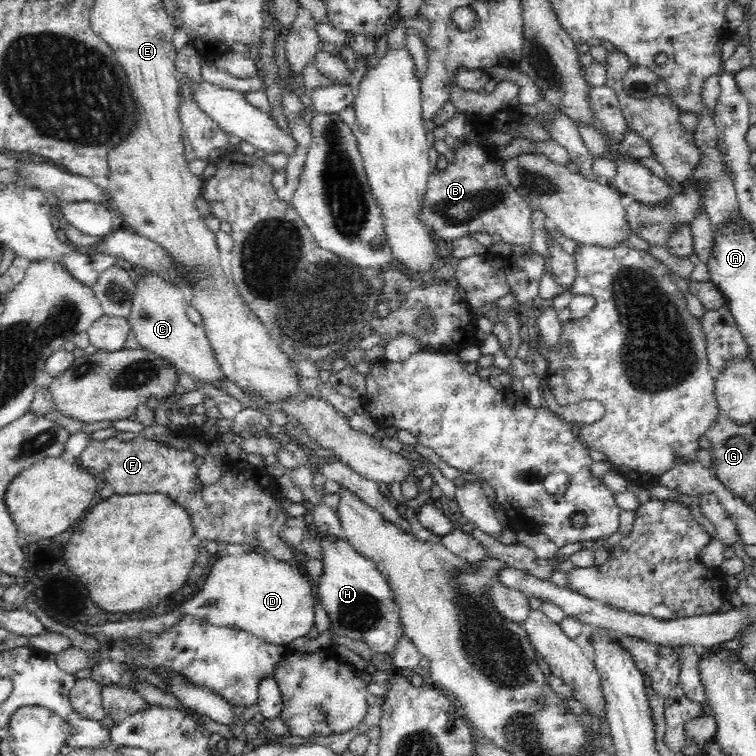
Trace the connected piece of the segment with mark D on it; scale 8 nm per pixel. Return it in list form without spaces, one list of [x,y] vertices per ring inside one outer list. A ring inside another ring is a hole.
[[[254,550],[238,556],[222,551],[216,553],[216,562],[200,592],[174,612],[190,613],[208,624],[236,627],[269,643],[287,646],[306,636],[315,624],[315,599],[308,576],[286,561]]]

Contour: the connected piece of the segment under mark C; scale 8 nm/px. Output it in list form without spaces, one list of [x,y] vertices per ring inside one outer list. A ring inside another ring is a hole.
[[[147,274],[135,282],[135,293],[129,314],[129,324],[134,330],[134,338],[142,348],[151,350],[162,359],[172,363],[180,372],[194,377],[202,384],[221,390],[221,382],[226,379],[214,349],[202,325],[190,322],[186,314],[188,302],[185,291],[172,283],[164,282],[156,274]]]

